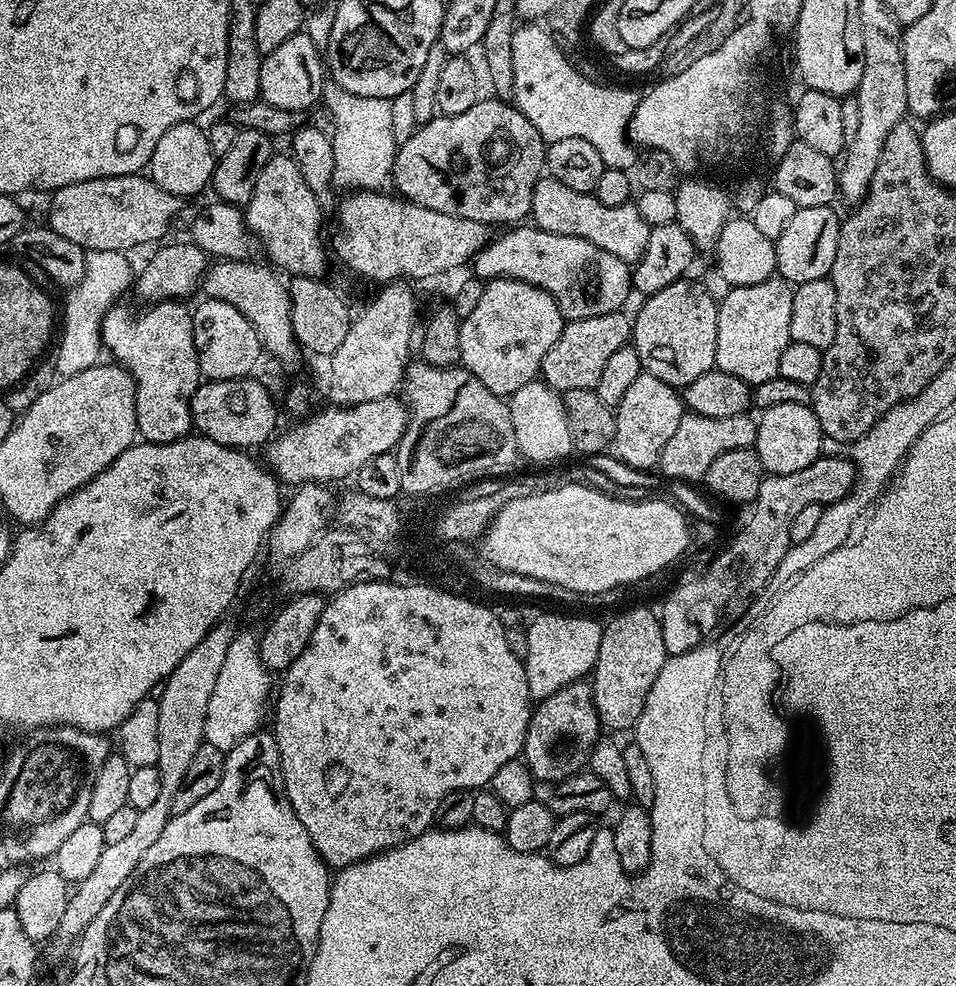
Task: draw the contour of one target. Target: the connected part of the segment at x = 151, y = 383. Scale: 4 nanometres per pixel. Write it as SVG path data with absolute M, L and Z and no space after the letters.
M164 300L160 304L153 304L145 307L145 312L137 318L128 308L113 307L112 311L104 317L104 322L100 326L100 338L105 349L112 351L111 359L119 364L121 368L128 369L132 373L132 379L136 382L136 431L149 444L169 444L175 440L181 440L183 436L189 435L193 431L192 422L192 396L196 393L196 387L202 382L200 367L198 366L198 354L194 346L194 330L192 329L192 312L187 308L187 303L180 300Z

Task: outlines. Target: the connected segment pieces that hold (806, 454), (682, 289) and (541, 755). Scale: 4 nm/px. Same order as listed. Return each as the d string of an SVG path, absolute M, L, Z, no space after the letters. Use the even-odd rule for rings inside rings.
M785 402L782 406L770 406L759 413L756 425L756 443L754 445L758 458L762 462L765 473L777 476L778 474L794 474L810 466L822 455L826 437L820 431L818 418L807 404Z
M692 279L675 280L647 297L632 320L630 344L638 354L641 369L677 390L716 368L718 300Z
M587 679L576 680L533 707L522 759L537 781L559 782L587 765L588 755L601 738L602 725L592 701L591 683Z

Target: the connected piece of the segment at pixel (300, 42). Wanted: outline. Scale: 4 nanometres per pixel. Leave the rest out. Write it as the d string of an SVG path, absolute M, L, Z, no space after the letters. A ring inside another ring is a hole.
M307 31L295 32L282 46L270 50L262 59L260 71L260 99L278 110L294 110L307 113L308 108L321 103L326 79L326 60L316 49L316 44L307 36Z

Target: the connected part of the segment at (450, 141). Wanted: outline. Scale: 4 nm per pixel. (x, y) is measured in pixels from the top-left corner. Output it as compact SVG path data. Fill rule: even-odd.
M481 98L463 114L441 116L439 114L419 125L413 136L403 137L396 149L396 161L392 167L395 191L403 199L438 210L438 214L454 214L454 218L470 218L489 226L516 226L532 210L534 186L546 168L546 142L538 130L534 130L530 118L522 114L515 103L499 98Z

